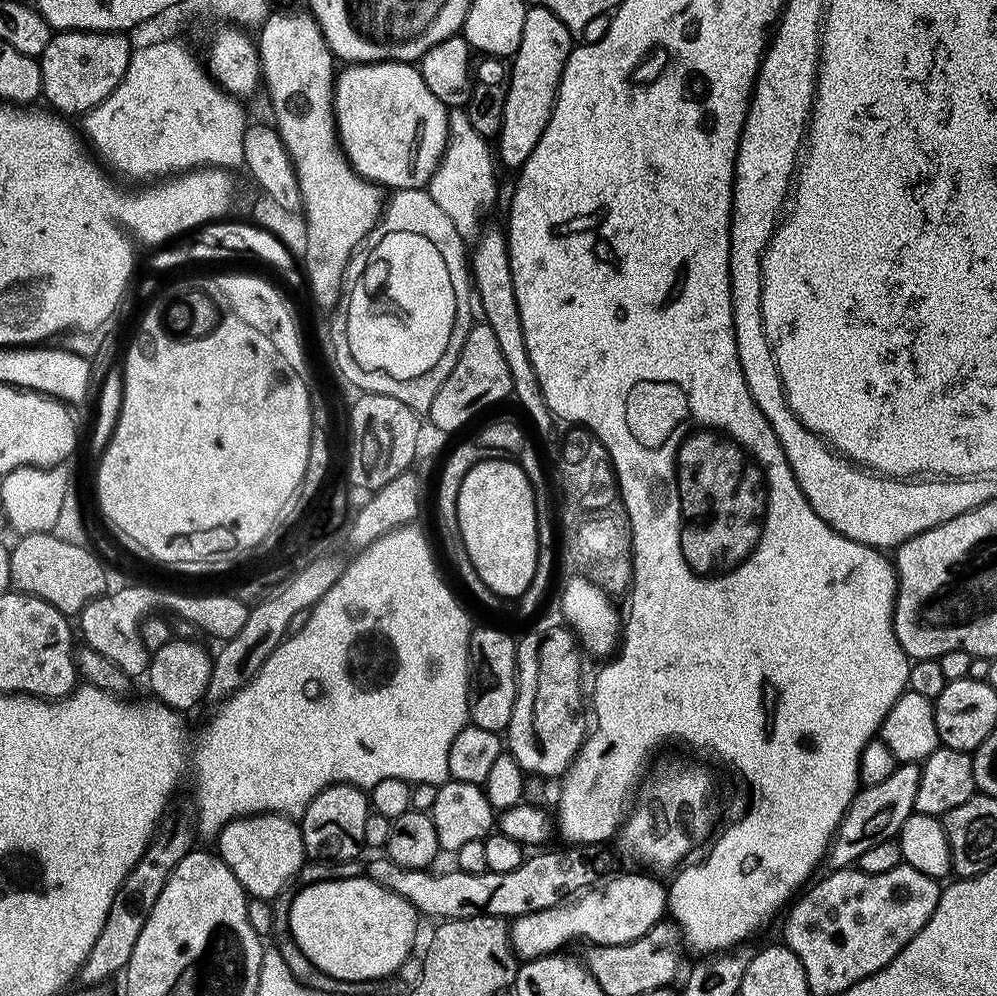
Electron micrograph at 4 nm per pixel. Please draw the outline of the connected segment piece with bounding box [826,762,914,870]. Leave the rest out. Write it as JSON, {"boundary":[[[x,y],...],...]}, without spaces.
{"boundary":[[[901,763],[894,770],[894,774],[886,778],[886,782],[878,782],[878,786],[869,788],[861,787],[857,791],[842,822],[832,836],[831,844],[828,845],[826,864],[829,864],[827,866],[829,869],[851,868],[858,858],[862,858],[862,854],[866,854],[866,850],[870,850],[870,846],[878,846],[878,842],[896,840],[899,837],[906,818],[910,818],[914,811],[914,770],[912,774],[912,768],[911,763]]]}

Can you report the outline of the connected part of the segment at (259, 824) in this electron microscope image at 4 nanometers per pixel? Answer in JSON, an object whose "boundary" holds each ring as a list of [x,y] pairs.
{"boundary":[[[260,812],[257,816],[240,816],[230,821],[225,828],[219,829],[220,837],[217,838],[214,848],[220,860],[226,862],[226,866],[230,866],[230,874],[238,878],[238,882],[249,897],[272,902],[275,901],[275,896],[299,874],[304,862],[306,863],[300,831],[301,825],[293,817],[280,816],[277,812]]]}

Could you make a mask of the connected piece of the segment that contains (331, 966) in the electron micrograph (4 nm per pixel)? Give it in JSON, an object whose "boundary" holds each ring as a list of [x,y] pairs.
{"boundary":[[[348,876],[345,880],[320,880],[317,884],[308,884],[292,900],[292,905],[288,908],[288,928],[292,931],[292,936],[296,939],[296,944],[300,947],[300,952],[317,968],[320,972],[325,972],[328,976],[333,976],[336,980],[380,980],[383,976],[392,976],[408,960],[408,955],[412,952],[412,947],[416,944],[416,918],[418,911],[404,897],[382,887],[376,880],[364,876]]]}

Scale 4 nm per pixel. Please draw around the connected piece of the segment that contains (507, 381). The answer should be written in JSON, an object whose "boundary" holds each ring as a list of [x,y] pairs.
{"boundary":[[[479,322],[464,336],[460,344],[460,353],[456,356],[456,365],[448,372],[448,377],[440,384],[428,416],[440,432],[456,432],[463,424],[468,424],[483,408],[513,395],[510,366],[502,358],[502,346],[498,346],[498,337],[486,322]]]}

